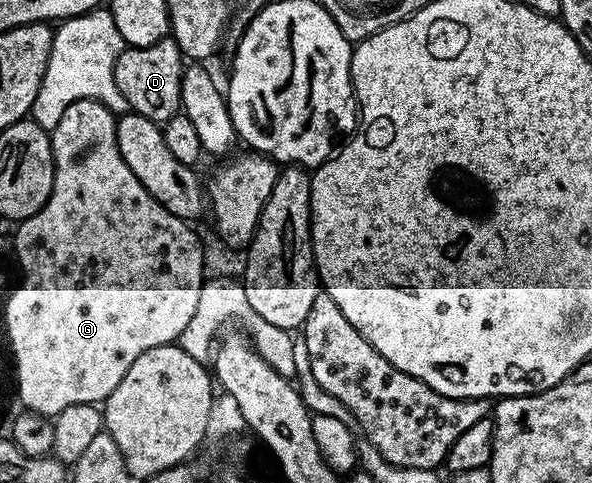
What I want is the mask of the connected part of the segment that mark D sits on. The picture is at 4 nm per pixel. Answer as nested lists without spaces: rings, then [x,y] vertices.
[[[168,36],[159,43],[151,43],[151,47],[126,47],[121,50],[119,59],[115,59],[115,87],[119,87],[119,95],[127,99],[132,112],[143,115],[147,119],[158,123],[170,121],[181,107],[181,71],[183,68],[183,54]]]

